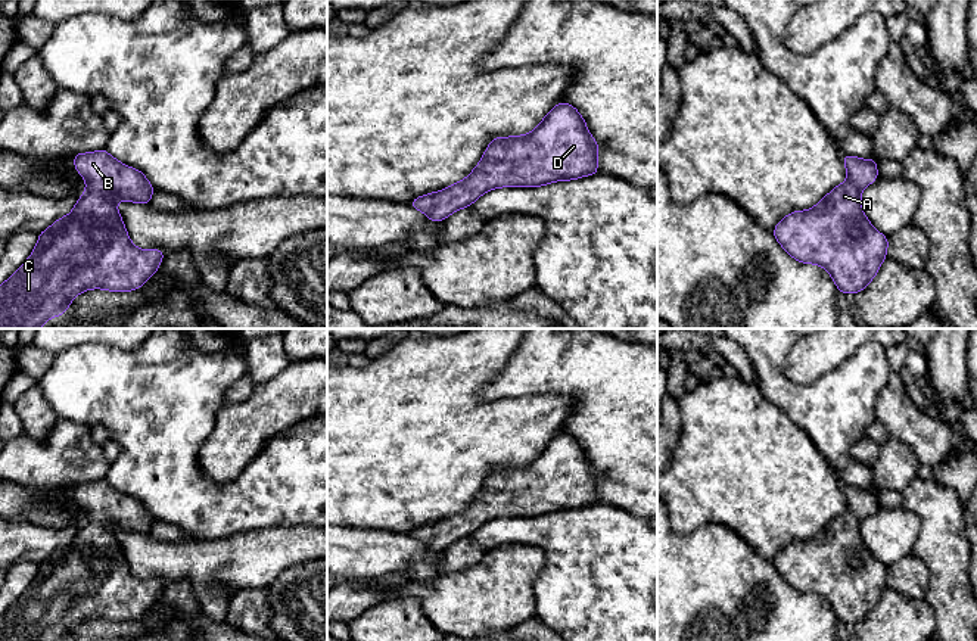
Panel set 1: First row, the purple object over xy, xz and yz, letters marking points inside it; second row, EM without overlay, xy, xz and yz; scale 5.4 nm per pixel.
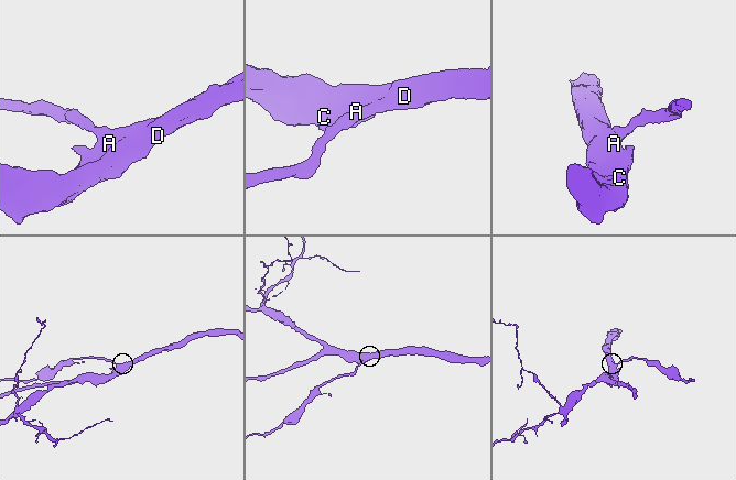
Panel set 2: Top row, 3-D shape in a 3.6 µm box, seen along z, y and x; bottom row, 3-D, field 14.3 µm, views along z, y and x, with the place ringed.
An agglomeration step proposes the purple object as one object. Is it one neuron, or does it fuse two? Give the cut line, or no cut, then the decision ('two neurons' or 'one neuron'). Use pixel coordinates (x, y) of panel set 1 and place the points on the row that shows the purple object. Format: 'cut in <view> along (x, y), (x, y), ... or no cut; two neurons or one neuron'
no cut; one neuron

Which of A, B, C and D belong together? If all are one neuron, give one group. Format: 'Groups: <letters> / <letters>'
Groups: A B C D

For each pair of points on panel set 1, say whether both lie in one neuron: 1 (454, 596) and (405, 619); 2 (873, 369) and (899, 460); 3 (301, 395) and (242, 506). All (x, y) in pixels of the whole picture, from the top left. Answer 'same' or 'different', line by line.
1: different
2: different
3: different

